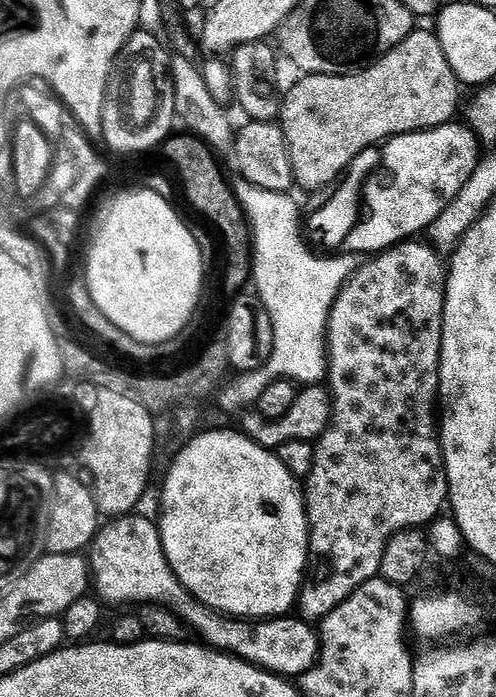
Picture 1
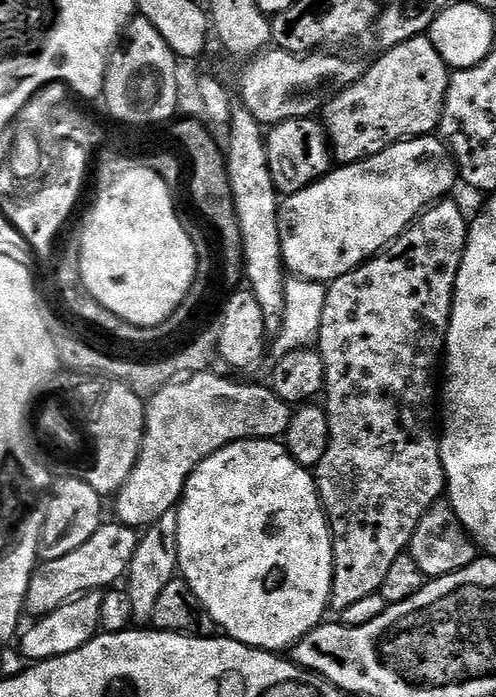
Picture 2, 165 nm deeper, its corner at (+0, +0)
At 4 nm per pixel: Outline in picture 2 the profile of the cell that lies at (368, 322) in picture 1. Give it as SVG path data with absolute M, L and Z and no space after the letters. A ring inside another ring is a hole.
M452 198L437 200L431 208L425 208L423 214L383 252L377 252L365 264L359 264L354 270L342 274L327 285L328 293L326 306L322 310L318 351L326 366L322 407L327 412L330 422L330 442L326 446L326 454L322 454L322 462L314 470L314 475L320 501L324 512L328 515L328 525L332 527L334 582L330 608L333 613L342 614L346 606L354 606L354 602L359 602L361 598L370 598L379 593L390 566L411 545L414 530L418 522L422 522L422 514L426 514L426 510L430 510L445 495L444 467L440 457L441 433L438 431L438 373L442 368L444 340L448 337L448 323L452 317L456 275L464 257L464 248L468 244L469 227L469 217L466 218L460 213L459 206L452 201Z

